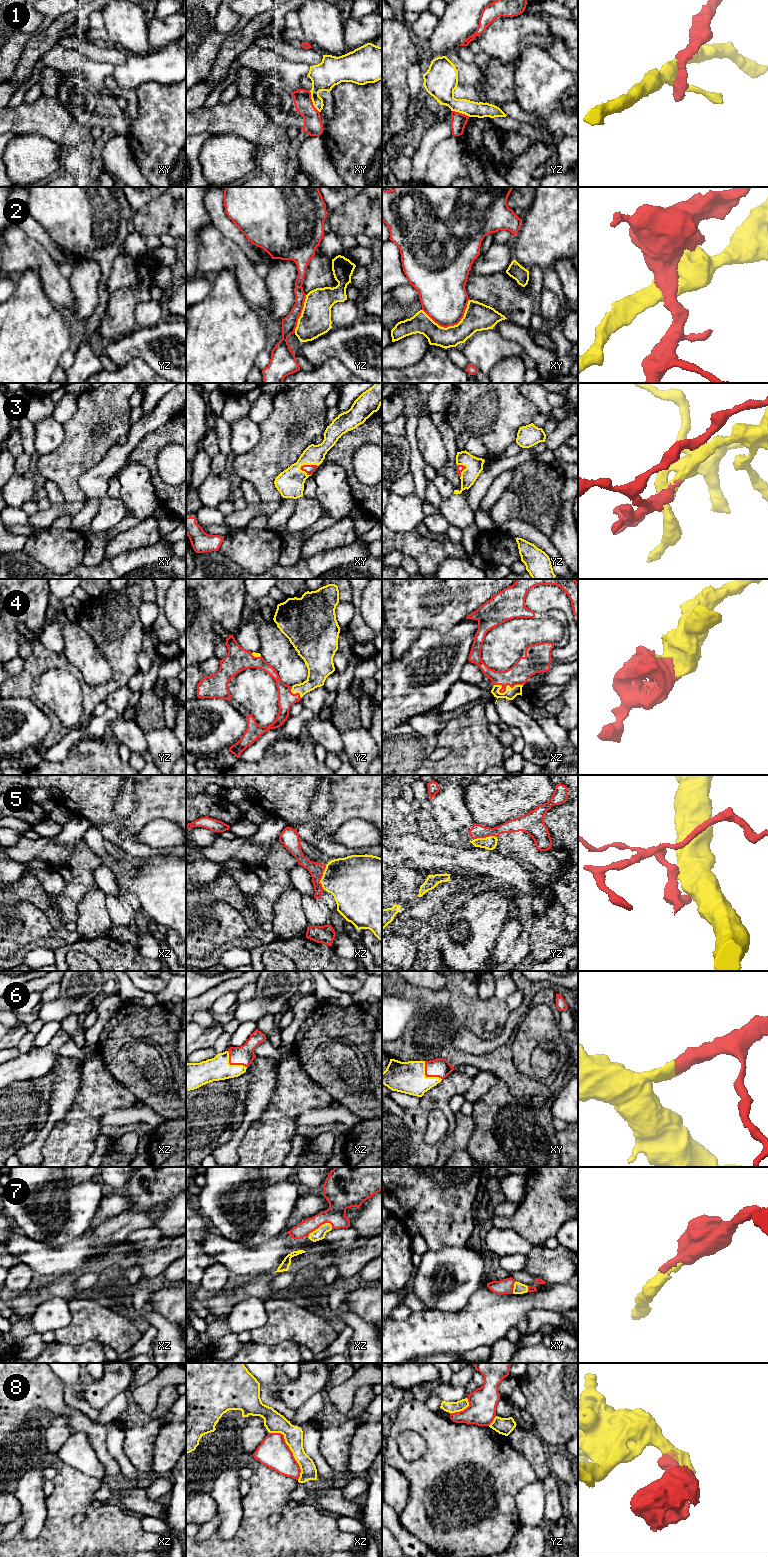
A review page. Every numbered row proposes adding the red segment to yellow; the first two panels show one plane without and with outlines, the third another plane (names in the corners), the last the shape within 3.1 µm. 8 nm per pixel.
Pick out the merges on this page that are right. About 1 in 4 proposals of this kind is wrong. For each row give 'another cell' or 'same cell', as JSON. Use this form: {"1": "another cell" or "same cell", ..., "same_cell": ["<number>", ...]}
{"1": "another cell", "2": "another cell", "3": "same cell", "4": "same cell", "5": "another cell", "6": "same cell", "7": "same cell", "8": "another cell", "same_cell": ["3", "4", "6", "7"]}

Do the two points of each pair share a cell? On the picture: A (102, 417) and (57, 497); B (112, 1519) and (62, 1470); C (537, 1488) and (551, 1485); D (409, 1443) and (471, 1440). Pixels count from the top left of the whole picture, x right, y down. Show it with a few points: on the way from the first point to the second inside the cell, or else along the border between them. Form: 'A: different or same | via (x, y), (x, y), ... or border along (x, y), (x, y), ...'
A: different | border along (46, 479), (58, 487), (66, 501)
B: same | via (95, 1519), (79, 1504), (73, 1496), (71, 1487)
C: different | border along (542, 1481), (545, 1510)
D: different | border along (404, 1431), (415, 1431), (426, 1444), (416, 1460)

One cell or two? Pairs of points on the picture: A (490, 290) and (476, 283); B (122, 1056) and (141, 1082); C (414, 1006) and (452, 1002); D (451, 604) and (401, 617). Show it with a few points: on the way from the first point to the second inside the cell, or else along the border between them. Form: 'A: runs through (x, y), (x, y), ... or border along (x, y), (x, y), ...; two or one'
A: runs through (487, 289), (479, 286); one
B: runs through (122, 1062), (135, 1076); one
C: border along (400, 997), (423, 1000); two
D: runs through (439, 606), (413, 608); one

